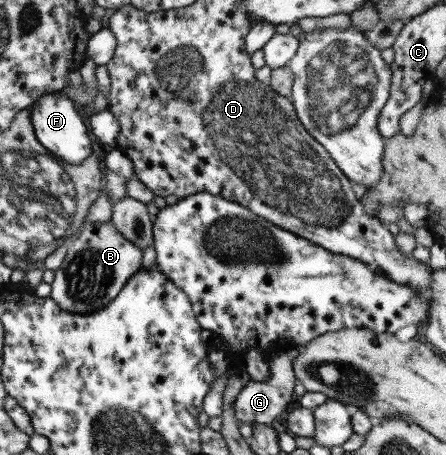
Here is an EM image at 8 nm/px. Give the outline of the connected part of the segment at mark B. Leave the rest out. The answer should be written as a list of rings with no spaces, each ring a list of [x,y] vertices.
[[[111,221],[84,223],[78,236],[68,246],[66,256],[59,269],[55,271],[55,279],[51,283],[49,296],[62,310],[68,312],[88,314],[102,310],[116,298],[126,281],[141,268],[142,261],[143,250],[124,237]]]

